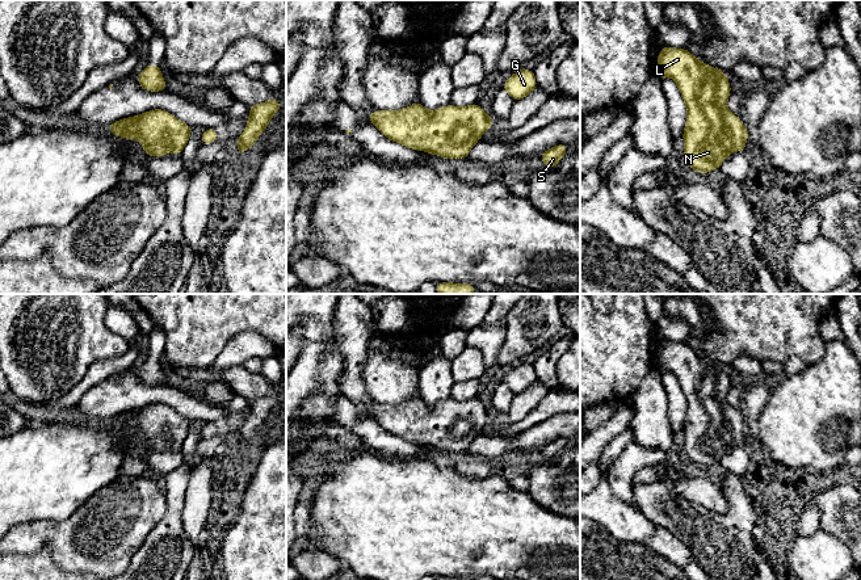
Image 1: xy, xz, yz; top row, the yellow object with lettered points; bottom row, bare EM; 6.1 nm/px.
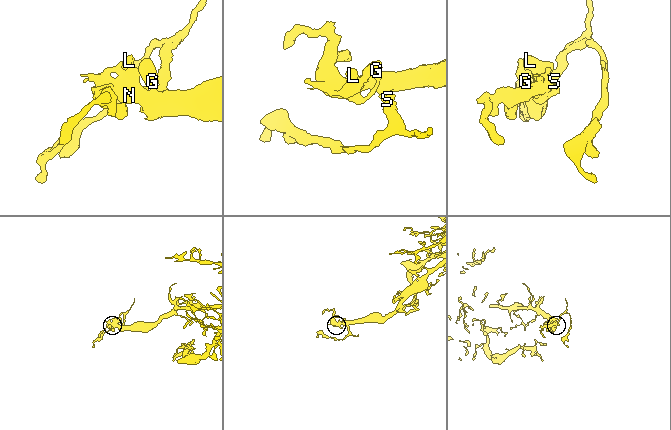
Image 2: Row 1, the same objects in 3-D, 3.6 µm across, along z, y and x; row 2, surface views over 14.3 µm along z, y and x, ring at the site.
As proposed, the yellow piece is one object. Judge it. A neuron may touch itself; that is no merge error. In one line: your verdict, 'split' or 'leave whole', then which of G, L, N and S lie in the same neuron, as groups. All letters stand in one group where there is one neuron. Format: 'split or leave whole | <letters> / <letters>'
leave whole | G L N S

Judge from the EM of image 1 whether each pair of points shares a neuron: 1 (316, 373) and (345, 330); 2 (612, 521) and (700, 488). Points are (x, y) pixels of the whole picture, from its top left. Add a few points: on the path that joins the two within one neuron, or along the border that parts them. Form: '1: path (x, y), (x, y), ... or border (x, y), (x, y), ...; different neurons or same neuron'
1: path (327, 362), (335, 354), (337, 340); same neuron
2: border (681, 471), (673, 491), (706, 509); different neurons

